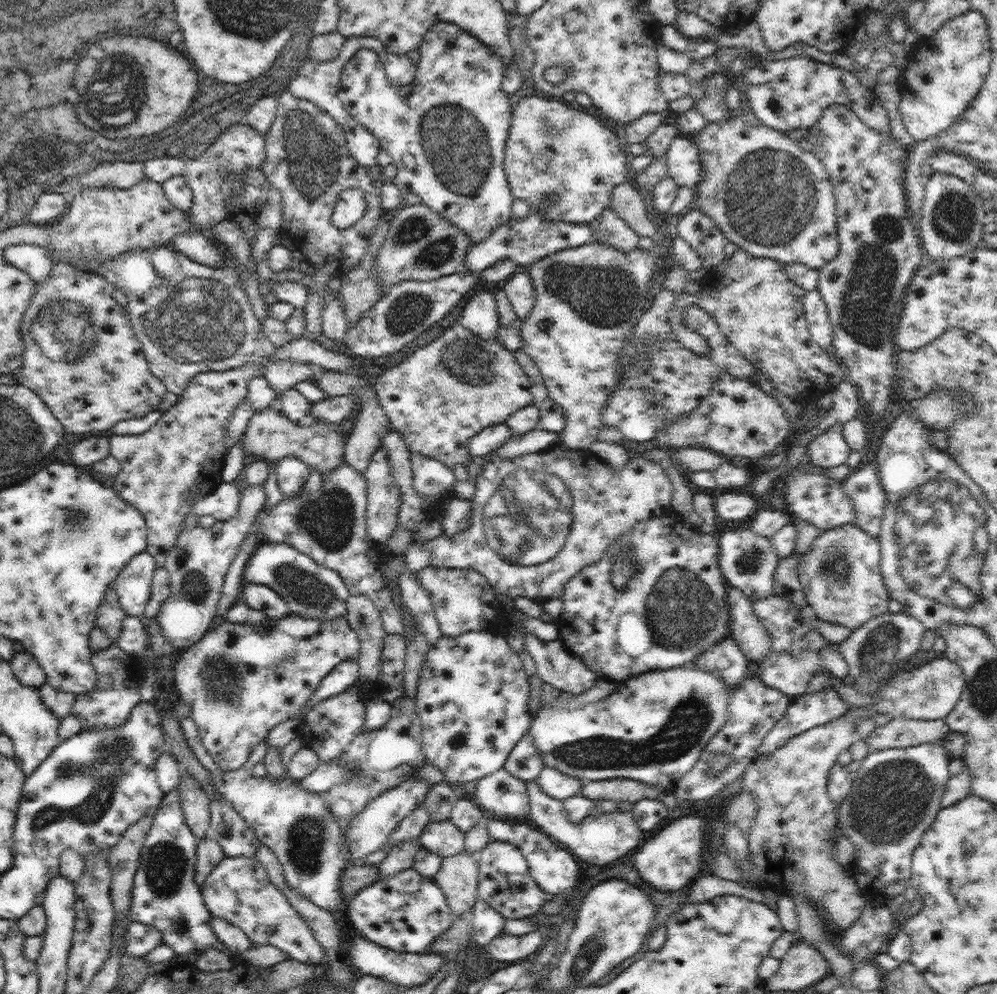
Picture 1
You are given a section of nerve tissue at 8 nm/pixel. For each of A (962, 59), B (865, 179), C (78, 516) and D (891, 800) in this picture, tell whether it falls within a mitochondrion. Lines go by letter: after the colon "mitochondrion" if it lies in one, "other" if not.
A: other
B: other
C: mitochondrion
D: mitochondrion

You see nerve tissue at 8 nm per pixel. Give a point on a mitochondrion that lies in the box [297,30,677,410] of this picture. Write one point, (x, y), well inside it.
(454, 148)

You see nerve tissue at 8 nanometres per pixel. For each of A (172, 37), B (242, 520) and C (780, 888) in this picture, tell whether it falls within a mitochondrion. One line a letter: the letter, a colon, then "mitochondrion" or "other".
A: other
B: other
C: other

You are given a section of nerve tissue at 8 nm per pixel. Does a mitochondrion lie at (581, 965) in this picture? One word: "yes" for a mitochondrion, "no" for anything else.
yes

